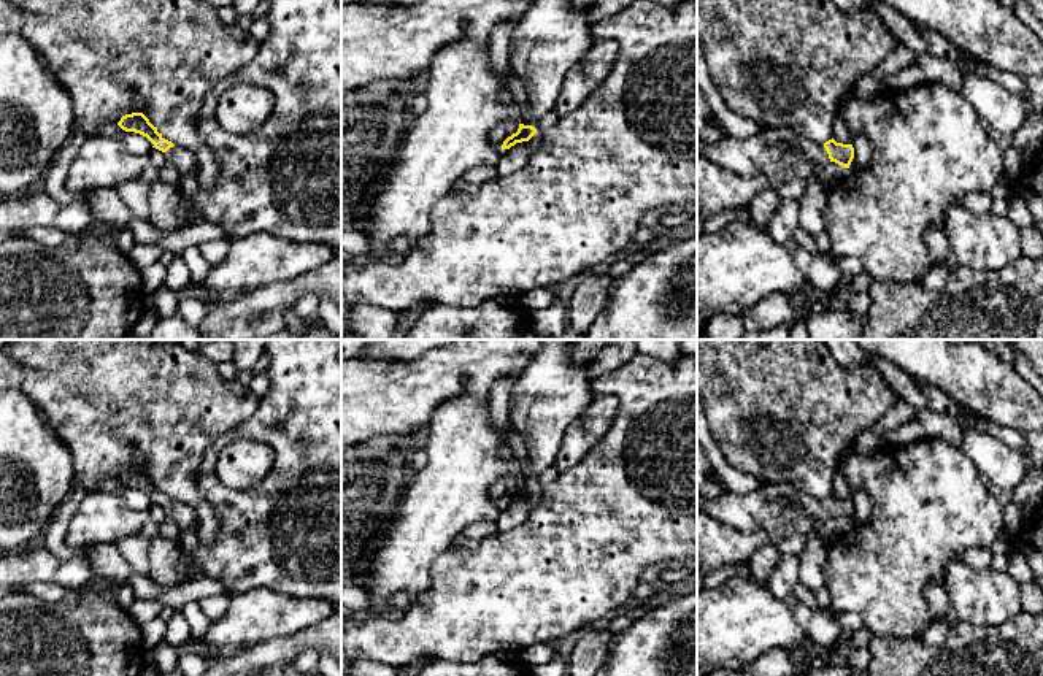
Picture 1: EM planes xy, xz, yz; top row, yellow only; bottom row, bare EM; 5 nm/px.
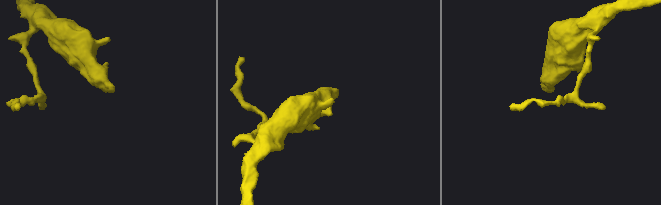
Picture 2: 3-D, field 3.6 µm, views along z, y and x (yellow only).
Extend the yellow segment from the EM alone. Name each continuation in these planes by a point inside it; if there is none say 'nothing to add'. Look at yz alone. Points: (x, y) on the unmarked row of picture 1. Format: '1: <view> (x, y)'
1: yz (789, 526)

